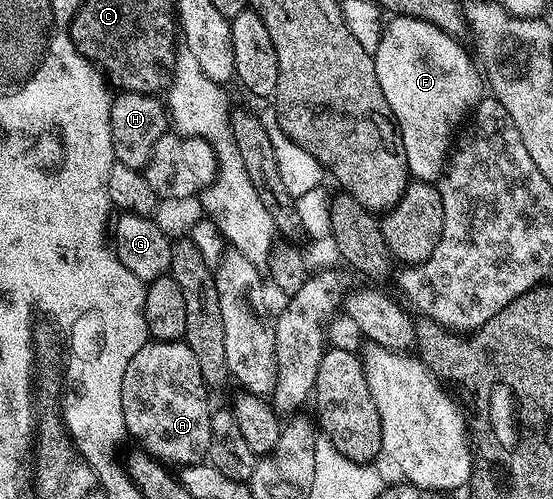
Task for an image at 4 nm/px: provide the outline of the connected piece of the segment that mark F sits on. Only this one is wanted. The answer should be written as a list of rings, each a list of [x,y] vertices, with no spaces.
[[[392,16],[390,20],[382,26],[380,42],[373,52],[377,83],[381,83],[381,91],[385,91],[385,103],[389,103],[391,116],[399,126],[408,174],[416,181],[435,183],[443,176],[457,130],[485,96],[485,77],[476,58],[470,52],[467,54],[459,46],[460,42],[445,31],[416,17]]]

